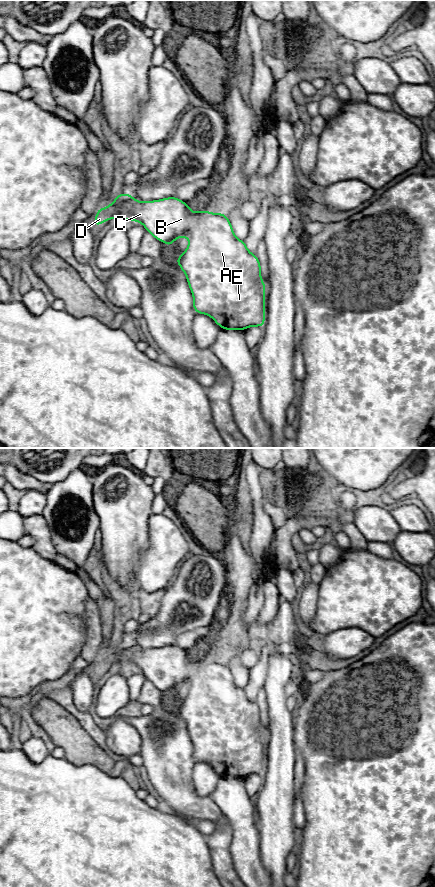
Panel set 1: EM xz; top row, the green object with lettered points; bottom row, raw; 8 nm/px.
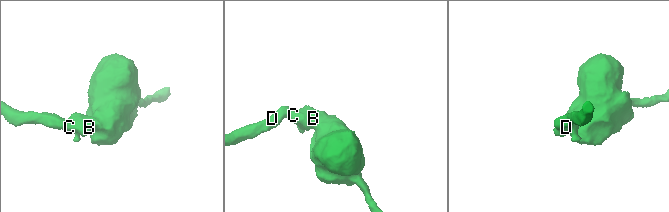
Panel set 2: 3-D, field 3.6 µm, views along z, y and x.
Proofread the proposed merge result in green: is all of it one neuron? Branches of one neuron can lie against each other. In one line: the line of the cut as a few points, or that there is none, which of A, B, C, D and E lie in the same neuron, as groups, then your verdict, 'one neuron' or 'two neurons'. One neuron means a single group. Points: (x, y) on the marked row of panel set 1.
no cut | A B C D E | one neuron

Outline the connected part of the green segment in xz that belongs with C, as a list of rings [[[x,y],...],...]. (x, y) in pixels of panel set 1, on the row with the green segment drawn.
[[[119,193],[110,205],[96,211],[96,217],[92,223],[97,227],[109,219],[139,222],[145,227],[146,232],[169,247],[176,239],[187,237],[189,244],[186,250],[175,259],[186,275],[193,296],[193,310],[197,314],[208,315],[223,330],[246,330],[253,326],[264,327],[266,285],[261,277],[261,264],[256,254],[252,254],[248,250],[246,241],[240,240],[234,235],[232,224],[225,213],[211,213],[207,209],[194,212],[186,202],[174,196],[142,202],[134,199],[129,193]]]

